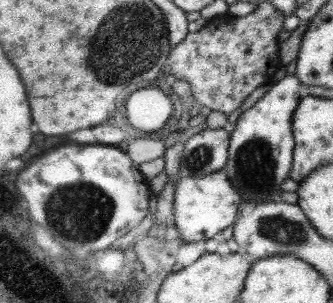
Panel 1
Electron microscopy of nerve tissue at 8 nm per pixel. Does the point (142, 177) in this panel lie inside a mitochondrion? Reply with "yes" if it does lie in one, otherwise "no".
no

